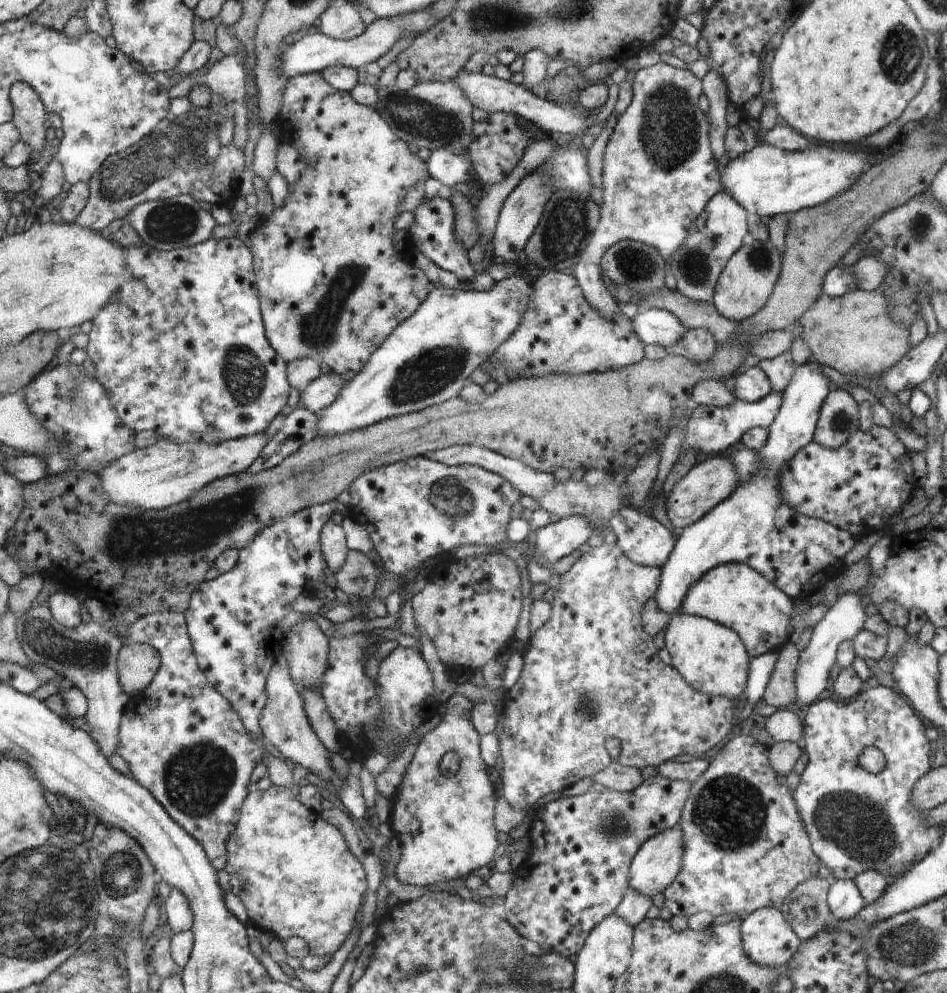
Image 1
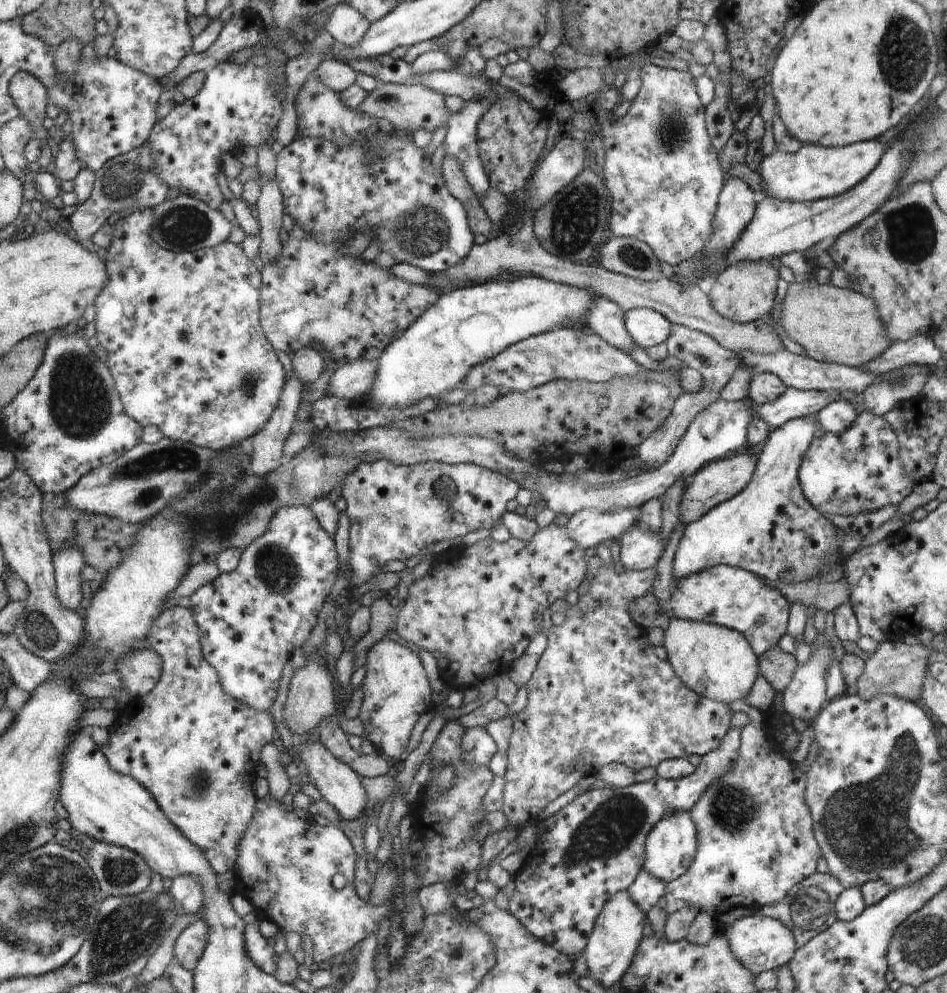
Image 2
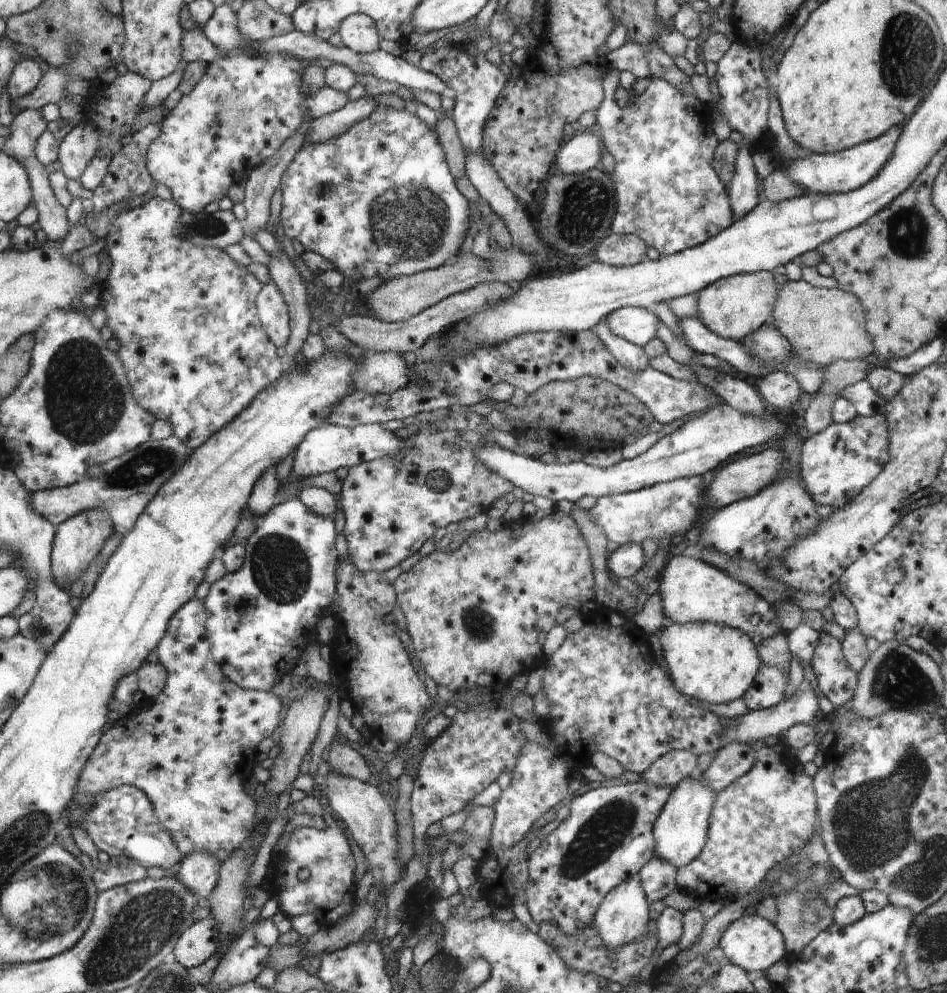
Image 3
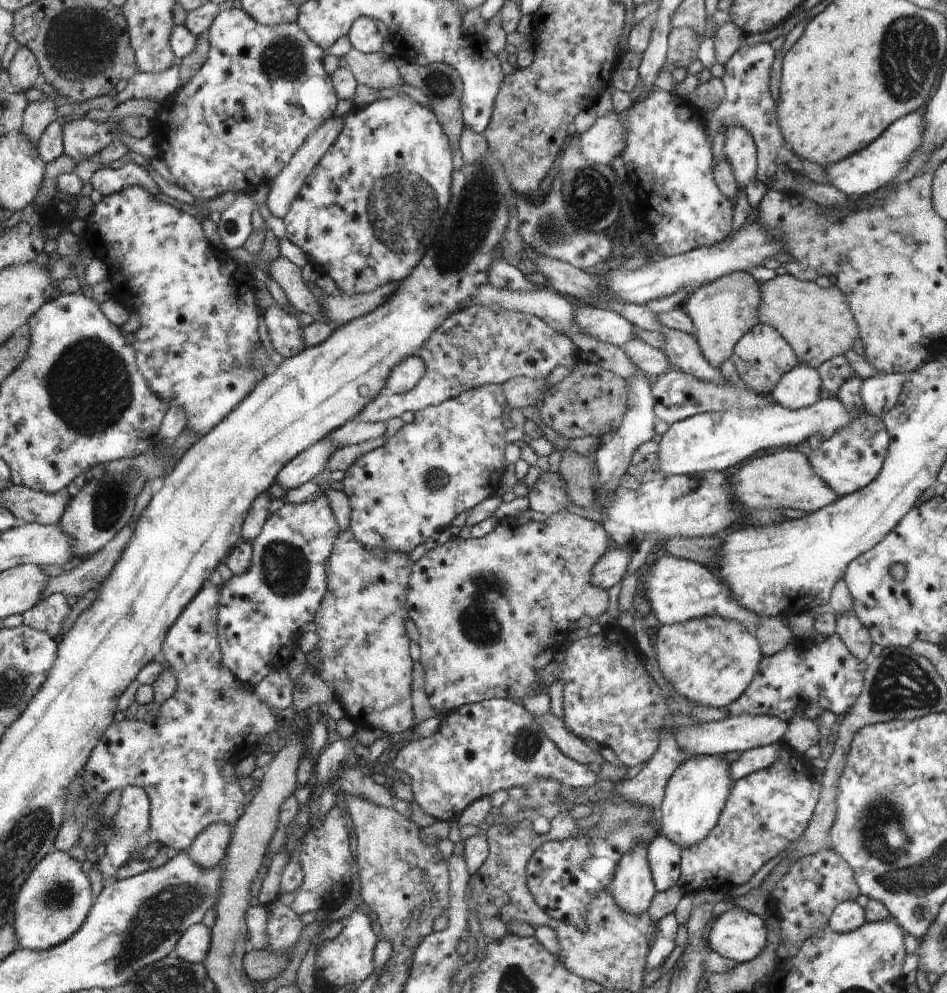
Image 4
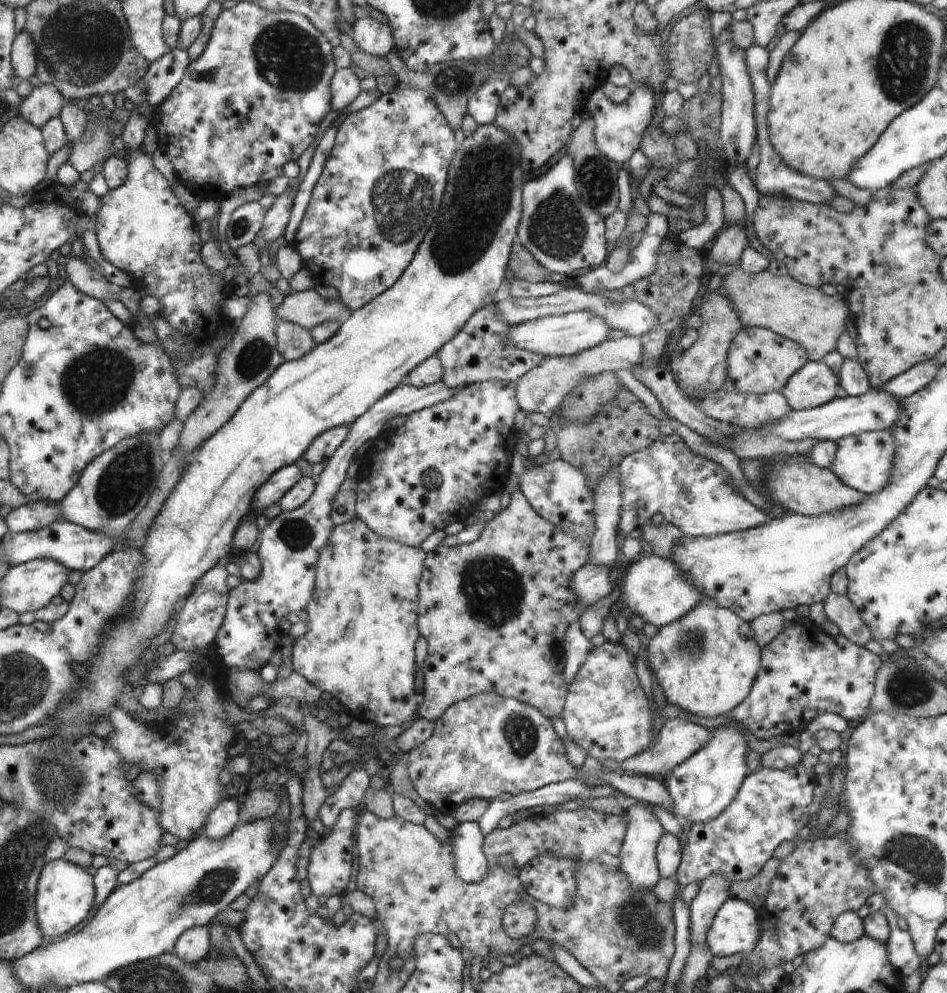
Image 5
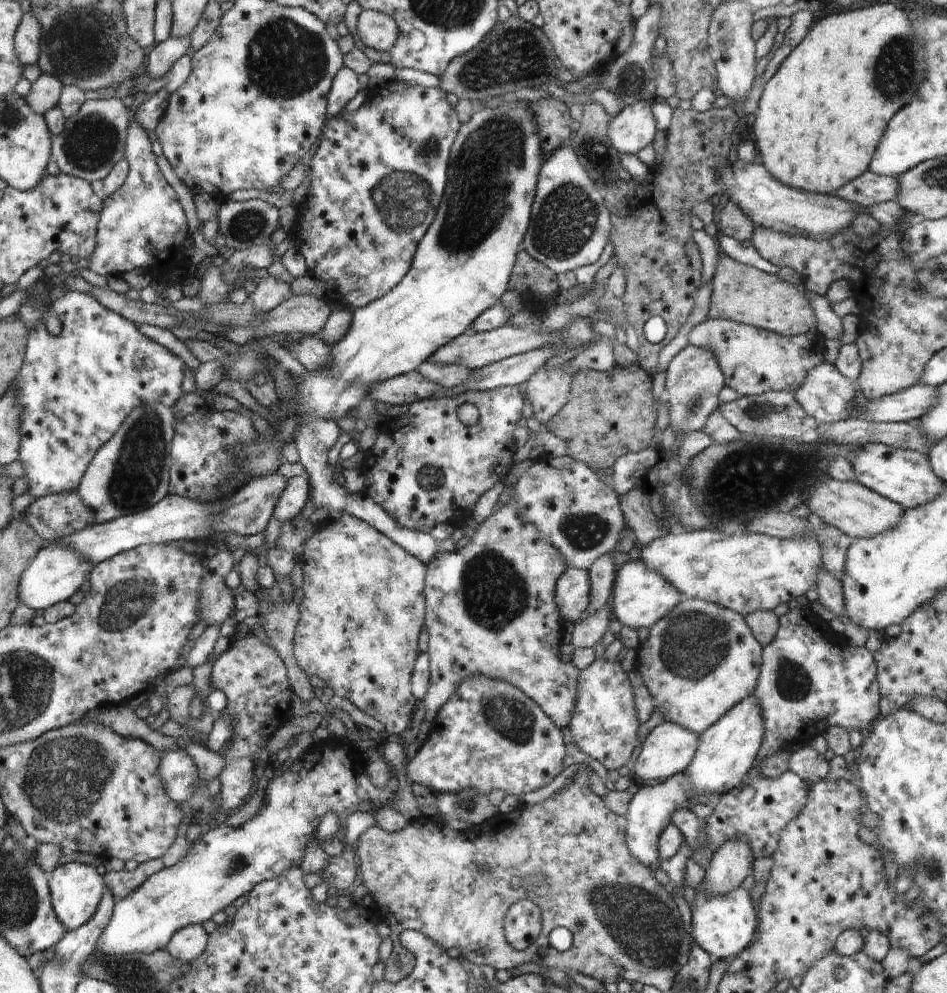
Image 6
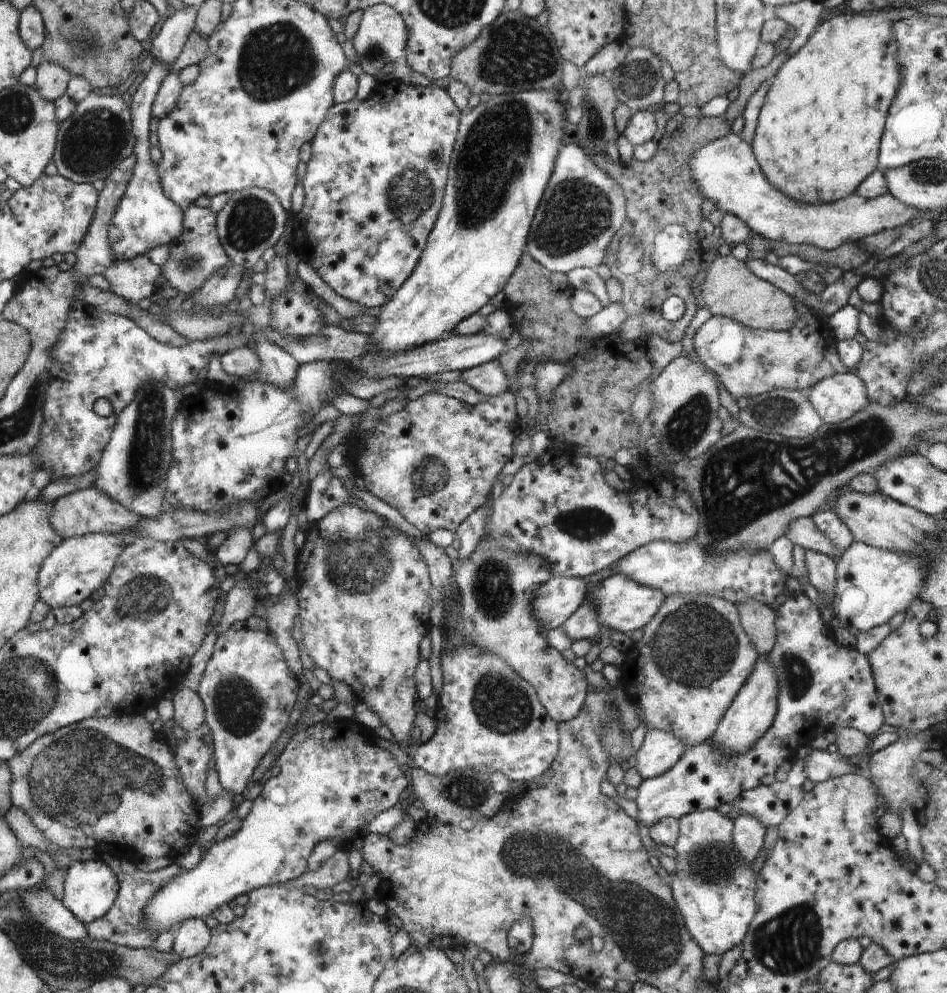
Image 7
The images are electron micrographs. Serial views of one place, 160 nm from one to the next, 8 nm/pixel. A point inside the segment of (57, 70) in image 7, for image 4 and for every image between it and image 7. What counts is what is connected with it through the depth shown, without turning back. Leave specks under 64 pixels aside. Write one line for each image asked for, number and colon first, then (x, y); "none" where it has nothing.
4: (40, 115)
5: (47, 102)
6: (47, 91)

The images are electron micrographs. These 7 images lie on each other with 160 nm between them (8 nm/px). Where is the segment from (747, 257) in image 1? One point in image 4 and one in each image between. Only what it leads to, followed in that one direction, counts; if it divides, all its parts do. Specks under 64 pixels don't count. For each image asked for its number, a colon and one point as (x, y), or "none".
2: (744, 292)
3: (734, 307)
4: (722, 312)

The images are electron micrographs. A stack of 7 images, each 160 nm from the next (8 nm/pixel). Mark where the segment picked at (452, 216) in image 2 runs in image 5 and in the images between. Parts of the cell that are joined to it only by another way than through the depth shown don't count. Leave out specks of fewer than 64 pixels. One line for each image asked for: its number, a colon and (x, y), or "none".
3: (379, 200)
4: (366, 213)
5: (379, 191)

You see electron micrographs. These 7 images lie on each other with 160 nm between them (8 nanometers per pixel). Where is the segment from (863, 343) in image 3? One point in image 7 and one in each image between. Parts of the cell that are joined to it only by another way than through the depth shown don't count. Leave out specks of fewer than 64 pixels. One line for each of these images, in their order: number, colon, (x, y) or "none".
4: (818, 323)
5: (804, 314)
6: (742, 293)
7: (730, 289)

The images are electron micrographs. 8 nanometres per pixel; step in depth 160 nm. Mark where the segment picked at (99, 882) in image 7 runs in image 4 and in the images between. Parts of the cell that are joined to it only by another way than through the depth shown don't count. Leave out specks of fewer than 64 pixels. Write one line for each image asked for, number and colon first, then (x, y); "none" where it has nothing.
4: (55, 902)
5: (66, 893)
6: (77, 888)

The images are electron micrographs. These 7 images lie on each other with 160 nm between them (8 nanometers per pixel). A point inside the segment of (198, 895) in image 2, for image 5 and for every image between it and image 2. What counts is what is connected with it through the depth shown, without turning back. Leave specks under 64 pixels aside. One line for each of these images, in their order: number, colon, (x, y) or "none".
3: (200, 871)
4: (210, 846)
5: (221, 822)

